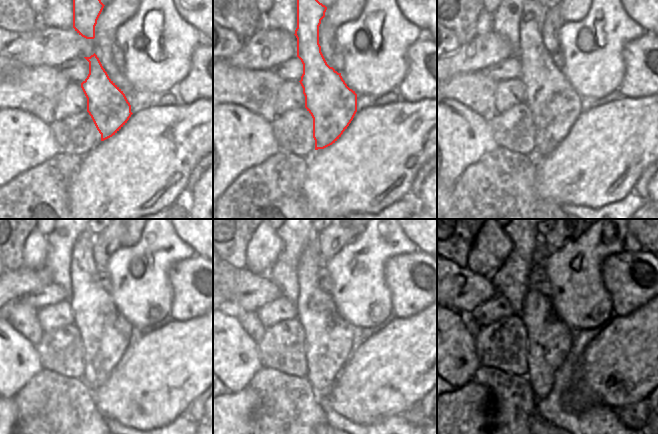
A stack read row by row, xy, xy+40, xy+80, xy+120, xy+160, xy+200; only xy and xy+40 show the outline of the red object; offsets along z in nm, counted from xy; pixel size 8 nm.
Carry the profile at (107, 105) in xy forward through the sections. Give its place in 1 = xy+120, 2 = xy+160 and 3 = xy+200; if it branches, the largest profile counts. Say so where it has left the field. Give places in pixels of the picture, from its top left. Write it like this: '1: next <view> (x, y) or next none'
1: next xy+120 (105, 333)
2: next xy+160 (328, 337)
3: next xy+200 (549, 340)

